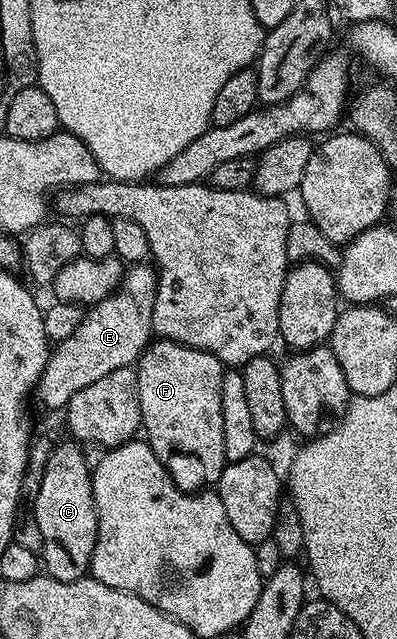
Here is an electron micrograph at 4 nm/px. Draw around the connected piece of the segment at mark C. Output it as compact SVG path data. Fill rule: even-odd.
M56 442L51 449L49 465L33 497L35 520L41 529L41 567L57 581L77 581L91 570L91 558L97 541L99 518L91 488L92 468L83 460L84 448L78 442Z

